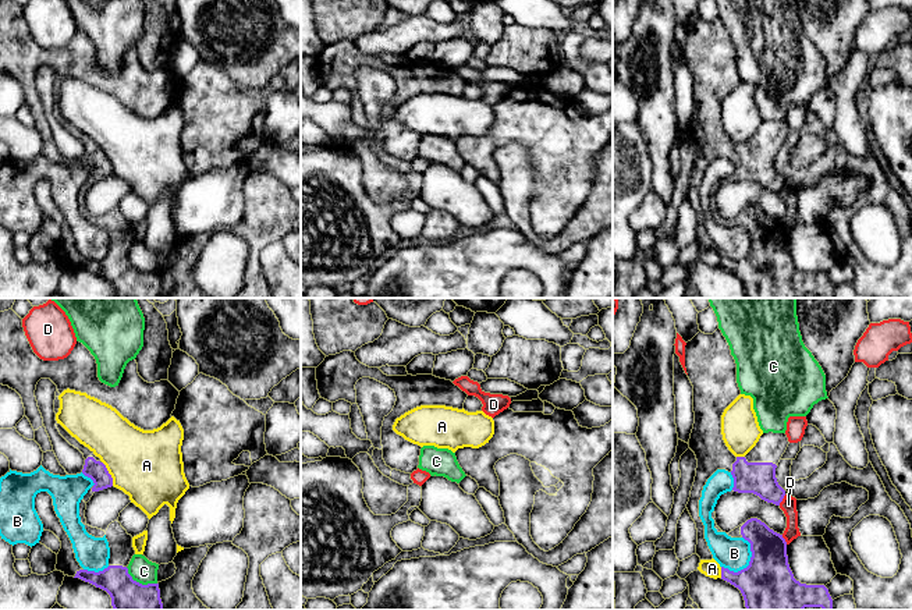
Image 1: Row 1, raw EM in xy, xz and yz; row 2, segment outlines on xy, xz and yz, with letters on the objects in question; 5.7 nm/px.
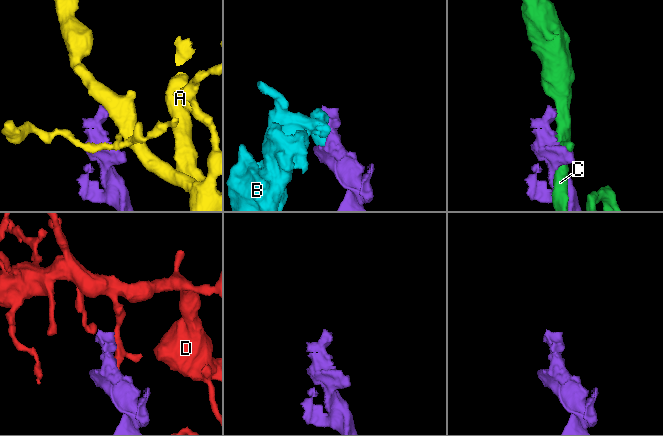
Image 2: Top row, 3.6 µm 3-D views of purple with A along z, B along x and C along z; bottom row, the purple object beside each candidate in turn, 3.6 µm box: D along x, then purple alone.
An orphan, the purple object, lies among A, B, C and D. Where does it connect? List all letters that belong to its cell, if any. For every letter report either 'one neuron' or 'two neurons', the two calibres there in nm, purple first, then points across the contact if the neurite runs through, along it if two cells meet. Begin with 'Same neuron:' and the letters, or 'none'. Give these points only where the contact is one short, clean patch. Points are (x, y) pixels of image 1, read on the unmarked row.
Same neuron: none
A: two neurons; 110 nm thick on the purple side, 400 nm on the other
B: two neurons; 320 nm thick on the purple side, 190 nm on the other
C: two neurons; 280 nm thick on the purple side, 140 nm on the other
D: two neurons; 190 nm thick on the purple side, 90 nm on the other

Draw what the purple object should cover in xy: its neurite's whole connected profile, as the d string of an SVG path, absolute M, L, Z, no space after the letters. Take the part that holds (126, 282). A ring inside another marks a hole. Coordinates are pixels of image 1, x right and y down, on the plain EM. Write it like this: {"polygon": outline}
{"polygon": "M47 180L35 185L35 198L45 219L53 220L61 230L56 258L64 263L79 266L106 279L114 298L163 298L159 272L142 273L128 262L128 252L135 242L132 224L118 209L109 213L106 227L110 235L109 255L95 260L84 258L75 247L72 231L64 219Z"}

